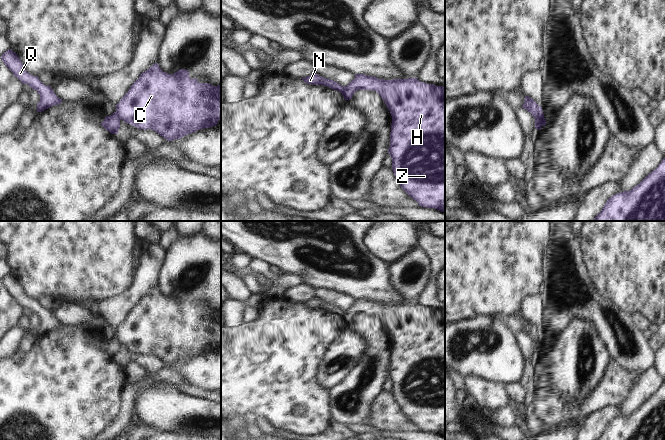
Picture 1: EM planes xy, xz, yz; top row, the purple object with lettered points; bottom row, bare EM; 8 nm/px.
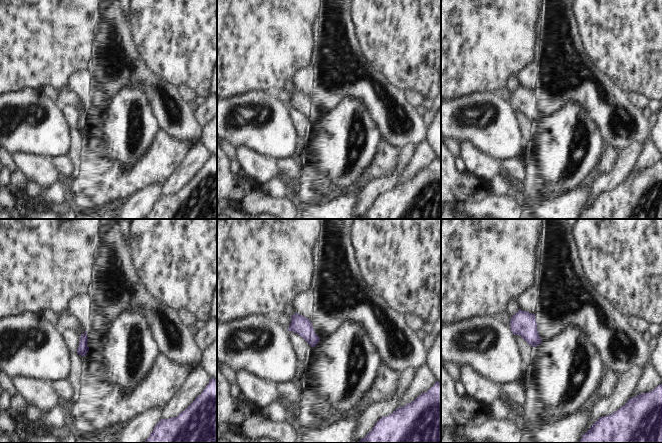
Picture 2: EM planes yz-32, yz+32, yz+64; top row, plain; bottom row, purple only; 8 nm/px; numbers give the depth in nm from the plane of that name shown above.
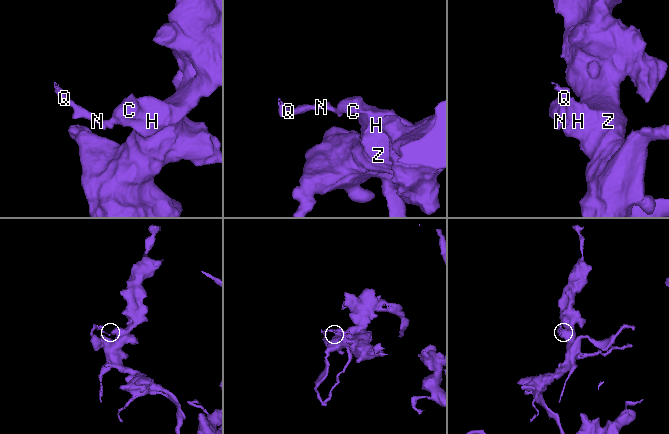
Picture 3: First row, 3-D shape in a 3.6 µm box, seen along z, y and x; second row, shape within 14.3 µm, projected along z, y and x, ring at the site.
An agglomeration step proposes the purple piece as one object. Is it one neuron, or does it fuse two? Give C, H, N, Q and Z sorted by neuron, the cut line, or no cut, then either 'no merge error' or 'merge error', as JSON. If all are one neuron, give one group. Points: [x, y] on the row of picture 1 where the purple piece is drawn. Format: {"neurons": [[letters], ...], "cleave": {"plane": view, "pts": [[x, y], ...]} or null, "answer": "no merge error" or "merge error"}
{"neurons": [["C", "H", "Z"], ["N", "Q"]], "cleave": {"plane": "yz", "pts": [[535, 117], [538, 118], [542, 125]]}, "answer": "merge error"}

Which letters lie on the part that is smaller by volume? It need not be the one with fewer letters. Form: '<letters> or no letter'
N, Q

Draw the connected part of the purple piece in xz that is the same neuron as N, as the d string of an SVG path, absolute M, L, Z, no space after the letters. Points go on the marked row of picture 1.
M313 73L310 76L302 78L302 80L307 84L327 86L333 90L339 91L340 93L344 91L344 87L342 85L338 84L333 80L323 78L316 73Z

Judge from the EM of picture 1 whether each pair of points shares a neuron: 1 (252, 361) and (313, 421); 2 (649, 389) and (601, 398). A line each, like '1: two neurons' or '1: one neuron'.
1: one neuron
2: two neurons

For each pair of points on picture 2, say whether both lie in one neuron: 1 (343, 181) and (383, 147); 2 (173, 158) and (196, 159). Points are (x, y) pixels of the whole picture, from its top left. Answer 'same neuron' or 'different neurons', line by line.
1: different neurons
2: different neurons

